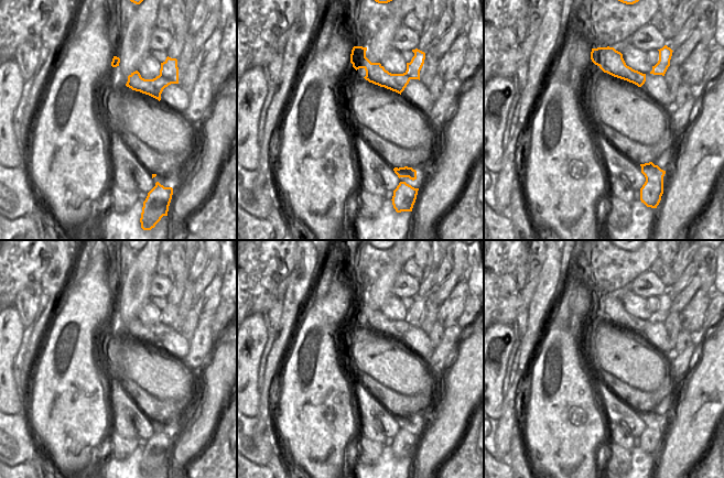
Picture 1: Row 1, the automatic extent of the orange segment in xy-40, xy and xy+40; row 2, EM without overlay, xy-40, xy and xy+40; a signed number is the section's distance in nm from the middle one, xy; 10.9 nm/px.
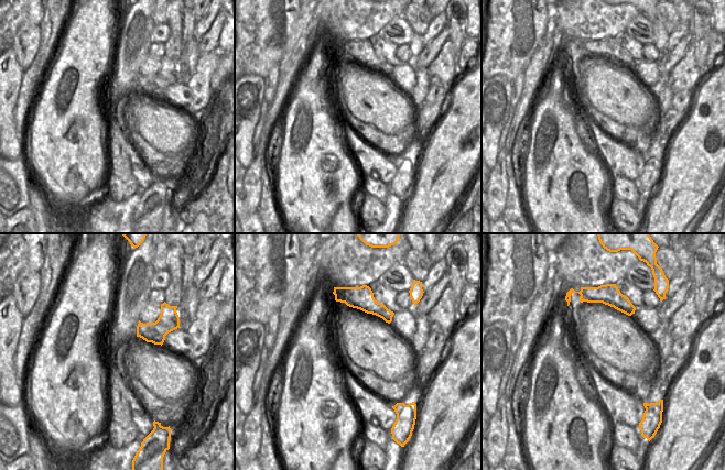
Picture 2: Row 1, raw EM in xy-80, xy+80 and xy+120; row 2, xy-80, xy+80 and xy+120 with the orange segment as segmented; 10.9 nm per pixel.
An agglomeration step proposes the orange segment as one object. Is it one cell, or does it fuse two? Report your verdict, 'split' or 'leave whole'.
split

